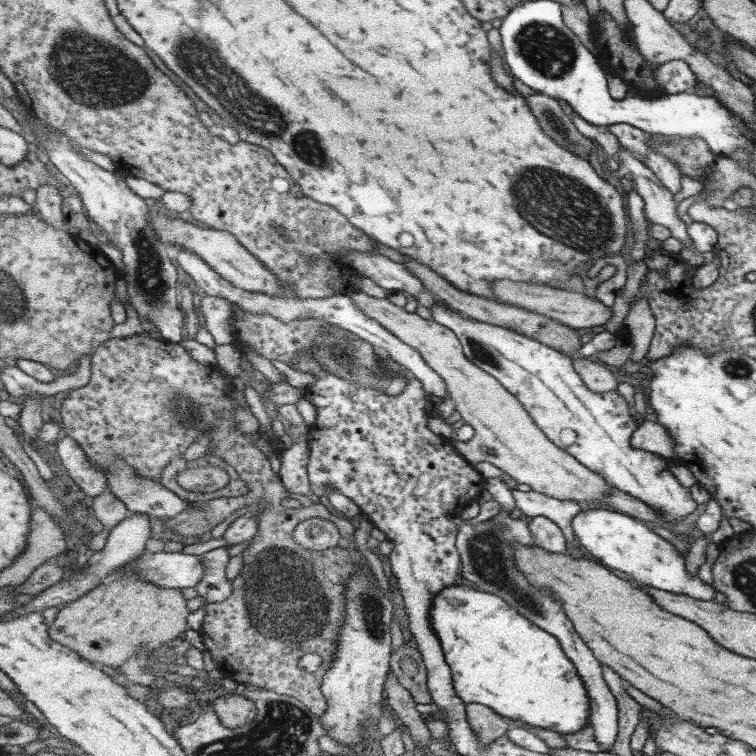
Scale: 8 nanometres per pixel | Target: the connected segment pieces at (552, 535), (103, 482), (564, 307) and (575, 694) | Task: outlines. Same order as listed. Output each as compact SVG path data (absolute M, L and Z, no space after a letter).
M546 516L532 517L528 523L529 530L534 536L534 544L545 550L559 554L567 554L568 540L562 528Z
M63 436L59 441L57 454L68 475L86 496L95 498L107 491L107 486L110 486L108 476L92 467L86 452L74 438Z
M499 280L497 284L493 284L493 293L496 294L496 298L500 303L515 305L529 312L542 314L575 329L593 327L599 330L601 325L611 318L610 309L607 309L597 299L591 299L583 293L573 293L556 287L527 284L527 282L513 282L513 280Z
M457 585L440 592L432 606L432 627L440 637L445 651L445 662L451 668L453 688L461 700L480 703L500 716L527 725L554 731L567 736L579 734L591 723L591 698L587 684L568 657L559 640L537 628L531 620L521 616L503 598L469 586Z

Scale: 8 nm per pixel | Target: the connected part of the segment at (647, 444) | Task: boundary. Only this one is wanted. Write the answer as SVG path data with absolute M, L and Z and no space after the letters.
M644 420L636 432L631 436L631 444L635 448L641 448L647 452L659 454L661 457L673 457L674 442L667 434L666 428L653 420Z

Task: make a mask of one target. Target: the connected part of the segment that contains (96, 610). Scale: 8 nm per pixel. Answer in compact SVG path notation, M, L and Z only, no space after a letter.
M111 574L111 582L106 581L104 585L93 589L83 595L79 600L69 602L63 607L55 620L50 625L50 635L53 640L64 644L67 648L80 653L80 656L94 664L103 666L123 666L127 660L131 660L136 654L140 654L144 648L150 650L166 649L172 641L178 640L179 634L185 632L187 627L187 616L191 614L187 608L187 597L181 588L163 588L148 580L143 580L136 574L124 574L118 576Z

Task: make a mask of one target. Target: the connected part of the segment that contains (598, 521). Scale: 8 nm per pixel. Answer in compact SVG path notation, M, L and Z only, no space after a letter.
M604 509L581 511L572 520L574 534L589 554L607 568L629 574L633 580L647 586L690 596L695 600L711 601L715 591L695 574L685 572L684 556L673 545L655 535L634 517Z

